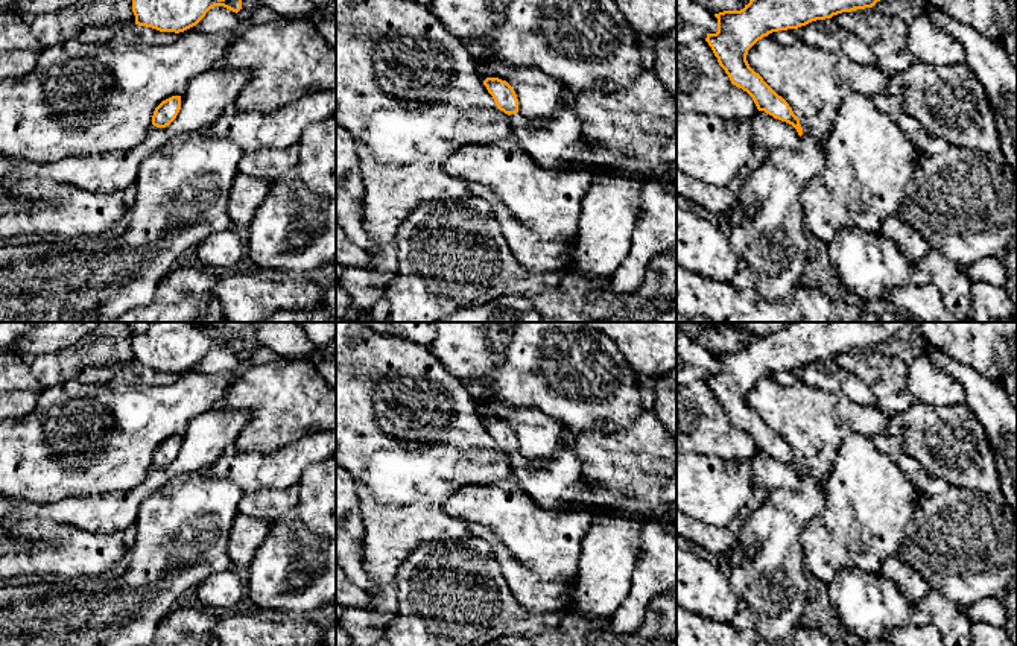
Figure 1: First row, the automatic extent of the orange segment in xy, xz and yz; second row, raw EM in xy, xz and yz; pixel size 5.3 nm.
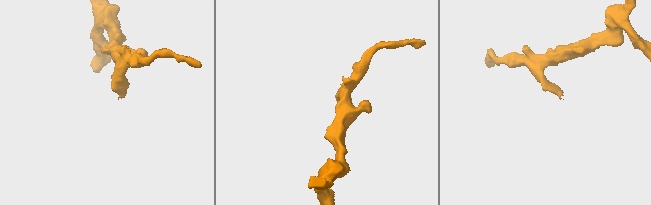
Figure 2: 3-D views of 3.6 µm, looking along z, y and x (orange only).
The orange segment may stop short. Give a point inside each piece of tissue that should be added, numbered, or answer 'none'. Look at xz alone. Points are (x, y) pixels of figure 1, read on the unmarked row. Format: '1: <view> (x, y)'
1: xz (548, 481)

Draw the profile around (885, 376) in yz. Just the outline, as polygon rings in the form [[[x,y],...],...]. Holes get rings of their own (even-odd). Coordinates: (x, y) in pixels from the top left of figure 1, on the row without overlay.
[[[865,348],[833,356],[832,360],[873,391],[877,407],[888,418],[908,410],[917,401],[906,385],[908,365],[900,359]]]

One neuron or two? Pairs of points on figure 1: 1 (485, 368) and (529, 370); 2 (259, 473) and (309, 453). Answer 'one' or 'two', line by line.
1: one
2: one

